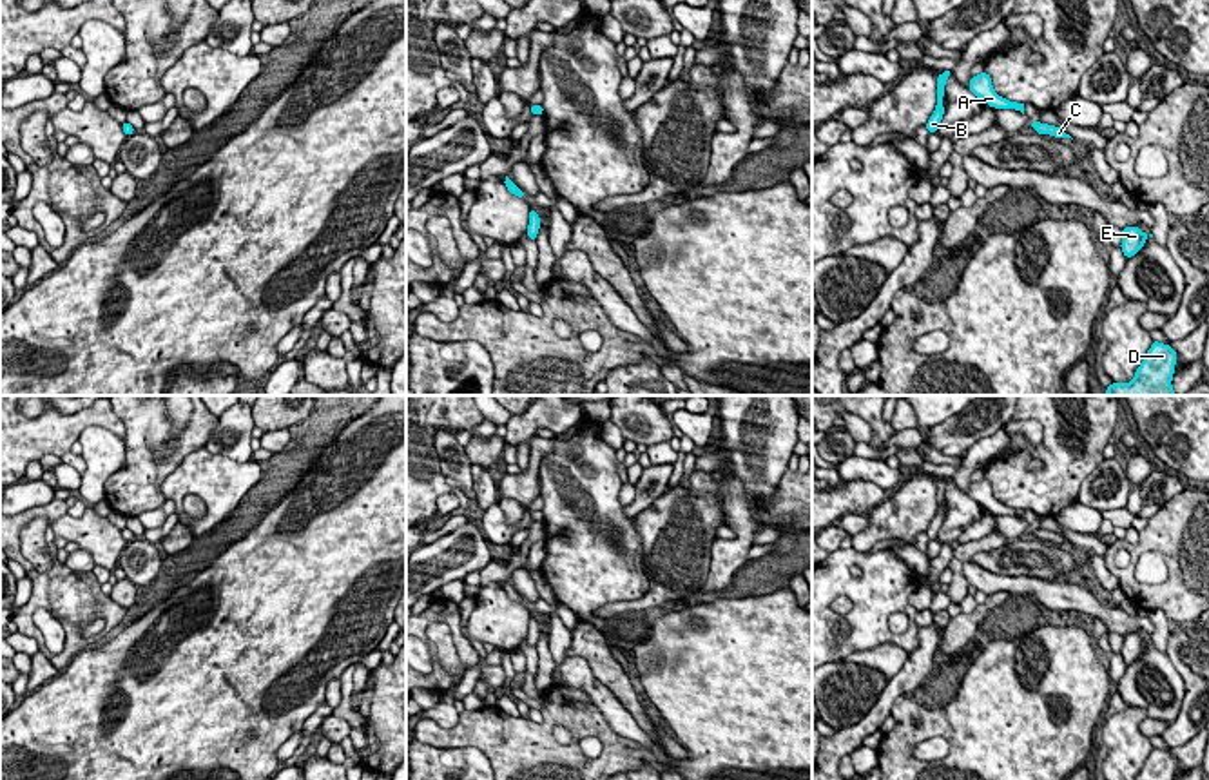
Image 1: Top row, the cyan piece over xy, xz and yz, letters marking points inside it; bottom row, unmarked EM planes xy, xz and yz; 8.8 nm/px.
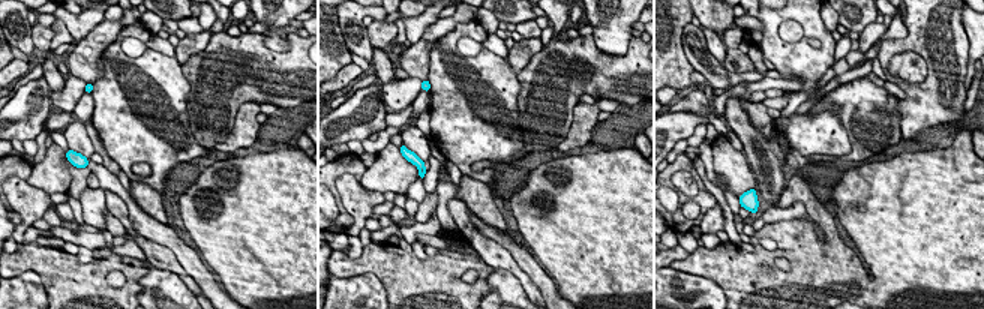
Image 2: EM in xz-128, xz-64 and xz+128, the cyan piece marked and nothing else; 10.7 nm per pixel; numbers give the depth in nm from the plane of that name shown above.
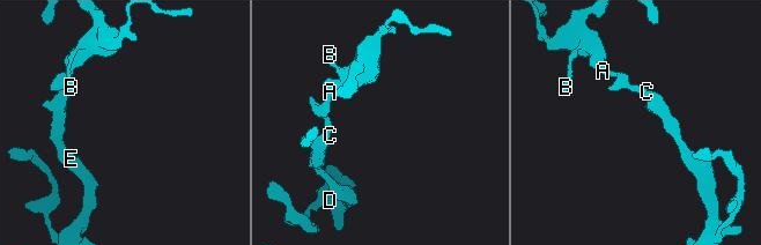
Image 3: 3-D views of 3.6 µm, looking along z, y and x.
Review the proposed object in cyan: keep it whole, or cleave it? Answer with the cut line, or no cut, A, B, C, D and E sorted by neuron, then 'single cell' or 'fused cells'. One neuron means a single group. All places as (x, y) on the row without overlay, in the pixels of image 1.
no cut | A B C D E | single cell

